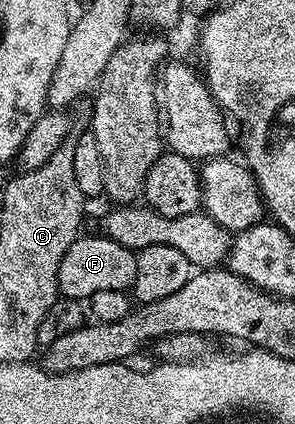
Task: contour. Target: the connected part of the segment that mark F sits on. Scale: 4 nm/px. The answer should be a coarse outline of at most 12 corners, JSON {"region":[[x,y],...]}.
{"region":[[84,234],[57,269],[62,298],[133,287],[136,252]]}

